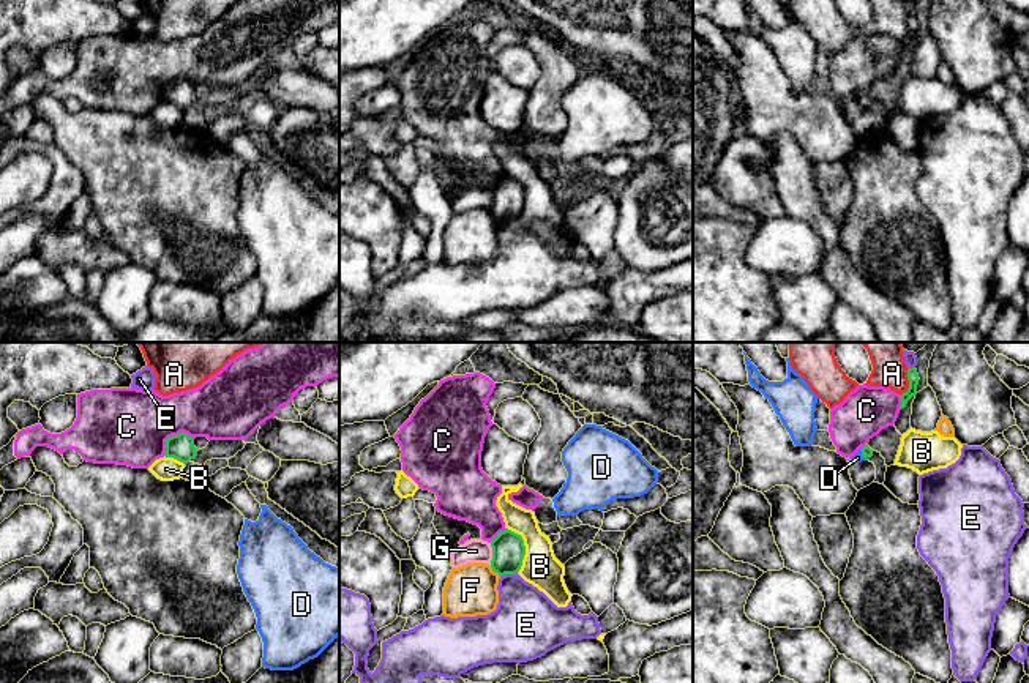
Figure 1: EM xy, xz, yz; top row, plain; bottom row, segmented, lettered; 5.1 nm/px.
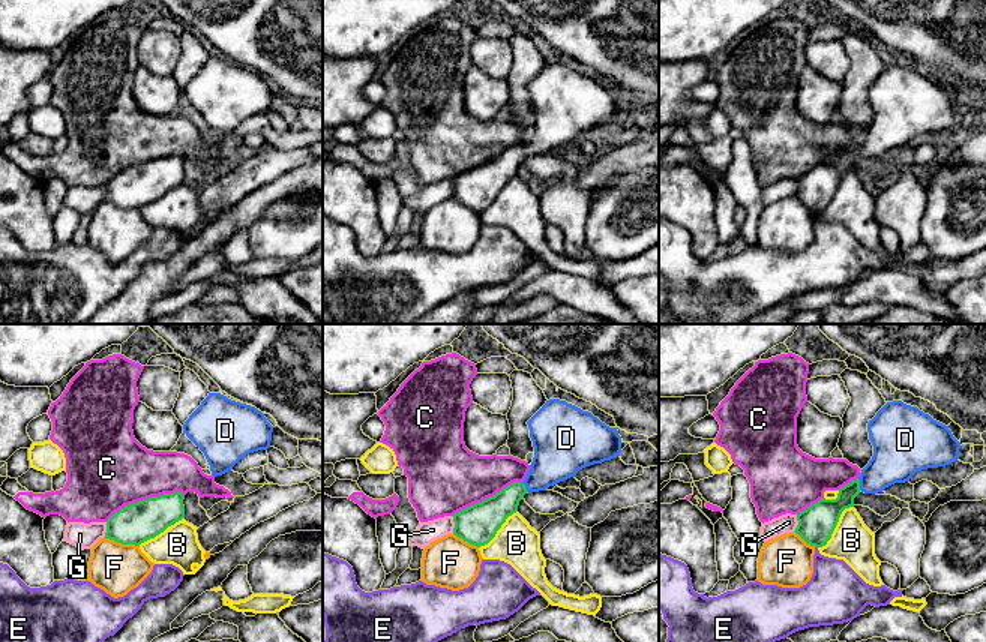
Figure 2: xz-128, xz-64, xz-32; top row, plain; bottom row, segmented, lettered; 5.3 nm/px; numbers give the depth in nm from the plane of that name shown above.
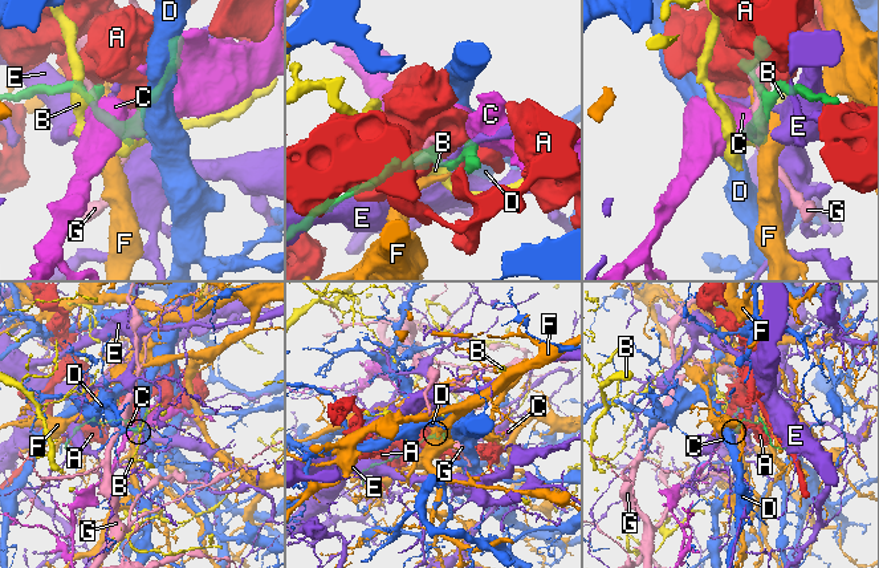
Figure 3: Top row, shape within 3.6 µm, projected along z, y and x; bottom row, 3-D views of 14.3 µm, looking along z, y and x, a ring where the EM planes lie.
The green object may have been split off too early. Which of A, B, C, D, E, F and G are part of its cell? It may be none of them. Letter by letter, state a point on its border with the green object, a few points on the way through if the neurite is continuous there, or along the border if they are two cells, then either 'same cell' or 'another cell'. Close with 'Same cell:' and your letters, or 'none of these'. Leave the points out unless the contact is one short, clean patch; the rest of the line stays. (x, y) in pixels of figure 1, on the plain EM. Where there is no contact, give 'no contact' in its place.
A: meets green in yz at (909, 29); another cell
B: meets green in xz at (524, 194); another cell
C: meets green in xy at (172, 82); another cell
D: meets green in yz at (862, 101); runs through yz (867, 98), (862, 101), (857, 104); same cell
E: meets green in xz at (508, 220); another cell
F: meets green in xz at (494, 218); border along xz (490, 213), (499, 223); another cell
G: meets green in xz at (493, 201); another cell
Same cell: D

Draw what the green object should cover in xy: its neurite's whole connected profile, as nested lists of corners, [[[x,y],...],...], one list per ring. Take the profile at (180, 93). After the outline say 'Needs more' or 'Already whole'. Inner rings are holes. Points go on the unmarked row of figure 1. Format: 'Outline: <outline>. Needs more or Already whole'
Outline: [[[185,79],[172,82],[166,87],[166,104],[174,104],[183,110],[188,110],[197,103],[197,95],[194,93],[194,85]]]. Already whole

